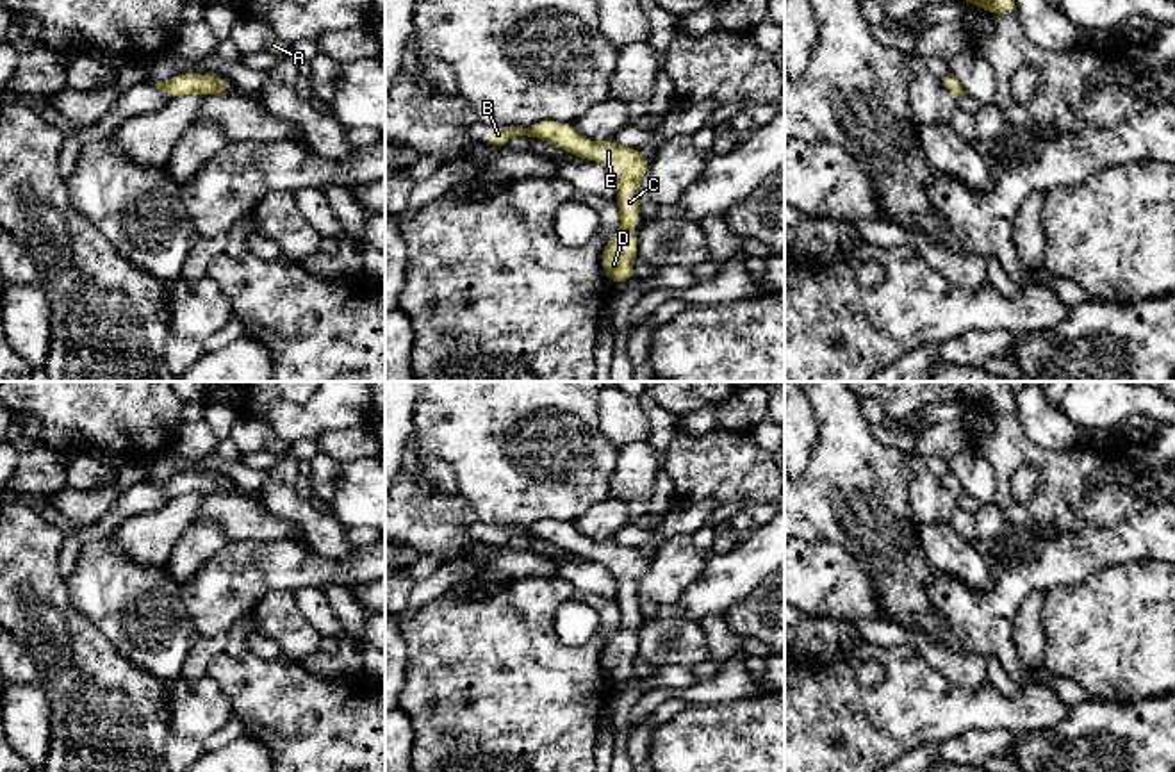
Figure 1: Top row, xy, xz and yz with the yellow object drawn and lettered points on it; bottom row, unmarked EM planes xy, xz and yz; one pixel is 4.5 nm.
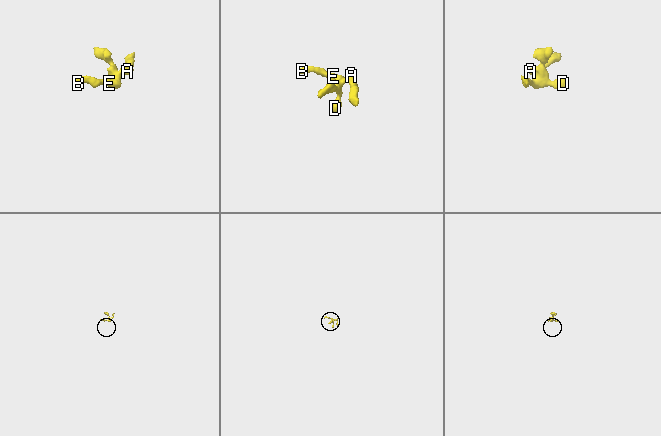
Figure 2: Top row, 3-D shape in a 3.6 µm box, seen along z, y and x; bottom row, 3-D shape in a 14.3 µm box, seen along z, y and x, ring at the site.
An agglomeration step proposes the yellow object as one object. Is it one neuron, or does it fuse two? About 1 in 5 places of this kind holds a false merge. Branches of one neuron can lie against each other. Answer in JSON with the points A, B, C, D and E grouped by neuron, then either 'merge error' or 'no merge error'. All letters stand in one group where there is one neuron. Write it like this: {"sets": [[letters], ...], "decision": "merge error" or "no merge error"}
{"sets": [["A", "B", "C", "D", "E"]], "decision": "no merge error"}

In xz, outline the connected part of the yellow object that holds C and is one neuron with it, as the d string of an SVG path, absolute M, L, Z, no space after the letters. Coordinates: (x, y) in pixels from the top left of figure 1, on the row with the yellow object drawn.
M544 119L530 128L489 125L485 143L503 146L517 136L538 137L571 155L603 164L617 184L615 203L620 212L620 228L604 244L601 264L612 283L633 280L637 259L635 223L640 219L638 184L647 173L649 159L640 150L613 143L592 143L578 134L574 123Z

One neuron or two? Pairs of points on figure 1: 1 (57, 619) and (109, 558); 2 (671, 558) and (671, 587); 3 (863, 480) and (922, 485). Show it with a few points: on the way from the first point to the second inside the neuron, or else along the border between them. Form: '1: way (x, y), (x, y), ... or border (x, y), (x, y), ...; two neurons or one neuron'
1: border (65, 580), (70, 601), (100, 632); two neurons
2: way (671, 566), (671, 580); one neuron
3: border (908, 453), (910, 505), (917, 521); two neurons

